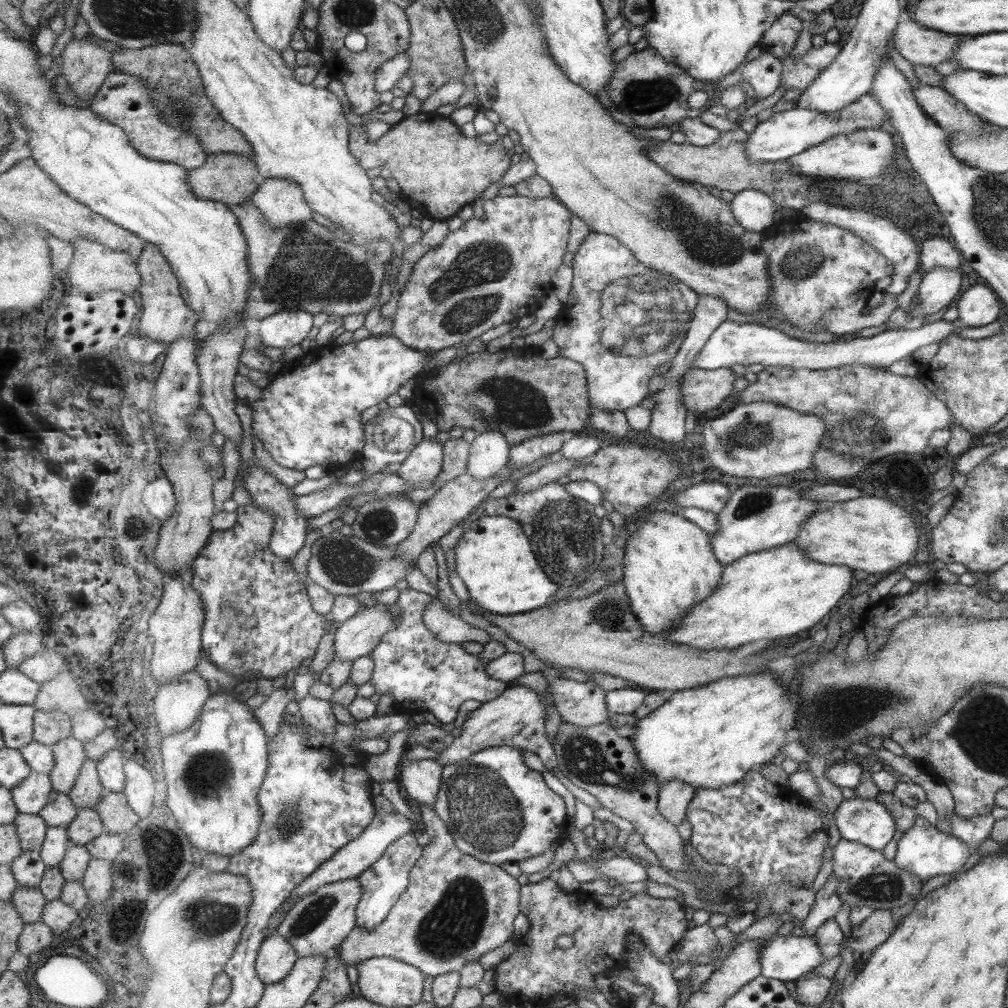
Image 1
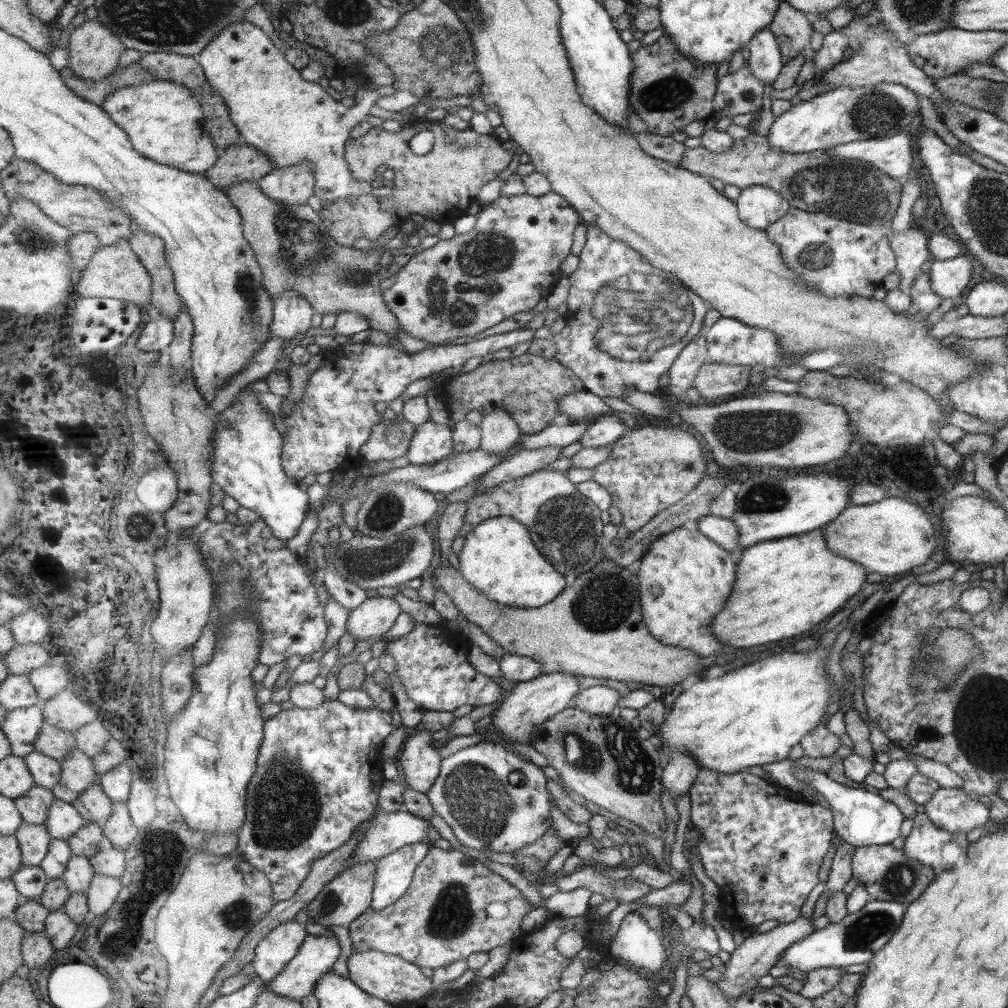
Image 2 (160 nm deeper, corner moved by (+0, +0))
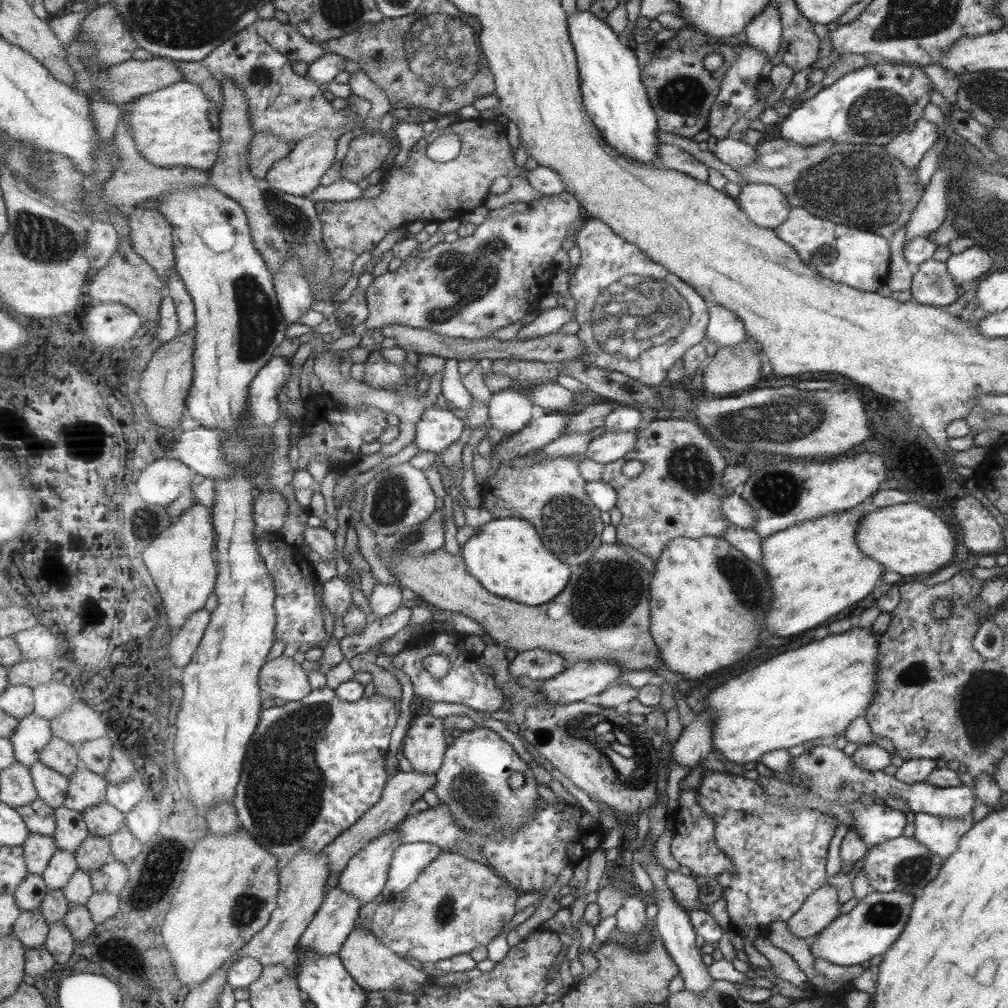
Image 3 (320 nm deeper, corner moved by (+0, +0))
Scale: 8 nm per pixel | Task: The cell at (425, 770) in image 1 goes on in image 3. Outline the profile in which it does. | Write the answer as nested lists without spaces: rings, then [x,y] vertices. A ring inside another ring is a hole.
[[[423,712],[407,730],[401,750],[413,771],[431,776],[441,770],[448,749],[445,728],[444,718]]]

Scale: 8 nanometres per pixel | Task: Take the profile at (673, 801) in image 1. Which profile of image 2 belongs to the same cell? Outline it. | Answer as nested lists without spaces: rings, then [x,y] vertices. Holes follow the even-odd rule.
[[[675,751],[668,754],[668,761],[663,768],[660,780],[663,789],[671,793],[673,802],[676,802],[678,795],[688,794],[699,768],[697,761],[693,760],[685,751]]]

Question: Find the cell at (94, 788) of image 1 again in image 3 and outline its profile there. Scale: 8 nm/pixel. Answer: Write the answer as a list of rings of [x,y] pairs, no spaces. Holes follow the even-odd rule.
[[[103,802],[83,813],[91,836],[109,837],[125,827],[126,815],[109,802]]]

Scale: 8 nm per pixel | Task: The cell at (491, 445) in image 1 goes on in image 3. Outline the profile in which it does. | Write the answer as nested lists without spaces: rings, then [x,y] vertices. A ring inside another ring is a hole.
[[[509,388],[494,393],[488,405],[491,429],[517,433],[529,425],[535,403],[529,395]]]

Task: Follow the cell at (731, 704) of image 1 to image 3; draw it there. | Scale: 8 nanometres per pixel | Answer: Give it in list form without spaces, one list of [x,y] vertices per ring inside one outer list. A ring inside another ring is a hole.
[[[853,624],[849,630],[842,632],[841,634],[825,636],[821,640],[815,640],[811,644],[805,644],[801,648],[795,648],[795,650],[789,650],[789,652],[783,652],[767,662],[763,662],[759,666],[741,673],[741,676],[735,676],[735,678],[725,681],[721,686],[713,689],[705,699],[706,706],[700,713],[709,713],[714,716],[714,728],[712,728],[712,748],[715,748],[721,752],[721,756],[726,759],[731,766],[746,764],[747,762],[757,762],[760,760],[767,751],[777,749],[787,749],[791,746],[797,746],[797,744],[803,744],[807,741],[812,741],[814,738],[827,738],[827,736],[836,736],[840,732],[843,732],[850,722],[853,722],[870,706],[874,694],[876,694],[876,660],[878,660],[878,641],[877,636],[873,635],[869,628],[861,628]]]

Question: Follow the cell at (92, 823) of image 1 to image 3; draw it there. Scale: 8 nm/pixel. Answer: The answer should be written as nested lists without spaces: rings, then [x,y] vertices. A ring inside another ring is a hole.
[[[89,836],[81,845],[81,849],[76,852],[76,859],[79,869],[91,873],[116,860],[109,840],[95,836]]]

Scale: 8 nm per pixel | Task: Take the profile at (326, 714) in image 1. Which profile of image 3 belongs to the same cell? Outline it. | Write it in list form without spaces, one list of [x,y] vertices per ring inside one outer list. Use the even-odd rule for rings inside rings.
[[[280,656],[267,661],[260,670],[260,687],[264,694],[284,701],[303,700],[312,693],[305,663]]]

